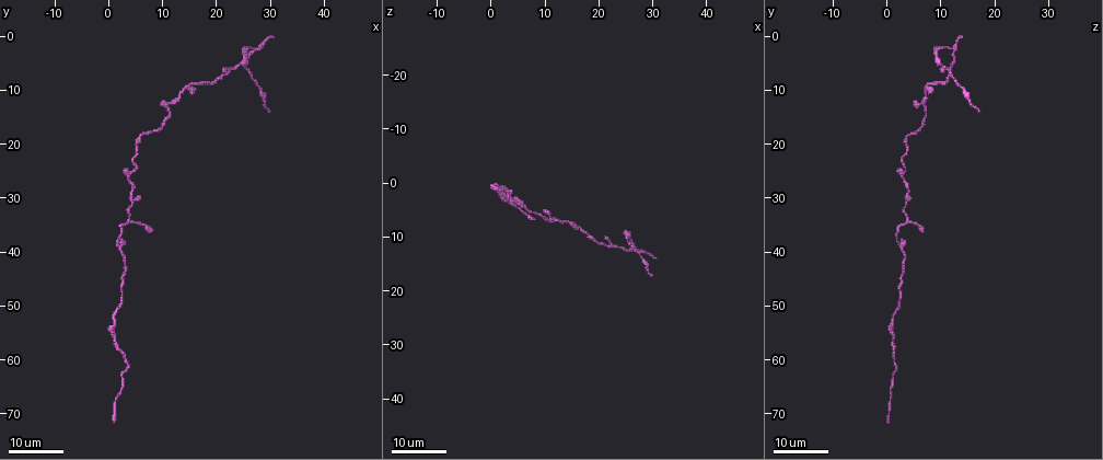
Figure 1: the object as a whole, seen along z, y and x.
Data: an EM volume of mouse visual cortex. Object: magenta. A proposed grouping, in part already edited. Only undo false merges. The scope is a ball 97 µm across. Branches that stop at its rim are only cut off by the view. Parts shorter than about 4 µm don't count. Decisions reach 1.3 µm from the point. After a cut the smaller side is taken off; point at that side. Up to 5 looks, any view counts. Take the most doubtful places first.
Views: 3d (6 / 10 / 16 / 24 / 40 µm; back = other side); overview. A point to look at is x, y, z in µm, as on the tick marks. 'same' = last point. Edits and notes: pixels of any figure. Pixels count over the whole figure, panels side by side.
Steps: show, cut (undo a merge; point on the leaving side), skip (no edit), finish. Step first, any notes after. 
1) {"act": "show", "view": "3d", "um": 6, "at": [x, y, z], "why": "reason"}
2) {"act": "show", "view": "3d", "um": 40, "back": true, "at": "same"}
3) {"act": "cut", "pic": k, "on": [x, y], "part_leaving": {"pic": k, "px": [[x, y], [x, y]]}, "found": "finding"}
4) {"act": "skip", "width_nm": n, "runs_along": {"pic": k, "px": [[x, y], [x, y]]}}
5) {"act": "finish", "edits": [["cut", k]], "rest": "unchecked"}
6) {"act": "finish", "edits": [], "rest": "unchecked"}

{"act": "show", "view": "3d", "um": 24, "at": [4.0, 34.5, 4.0], "why": "thin arm on a thick one"}

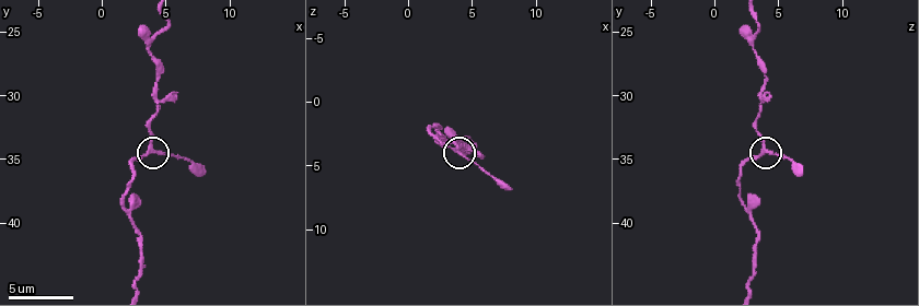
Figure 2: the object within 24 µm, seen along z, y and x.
{"act": "show", "view": "3d", "um": 6, "at": [3.8, 34.6, 3.8], "why": "closer look"}

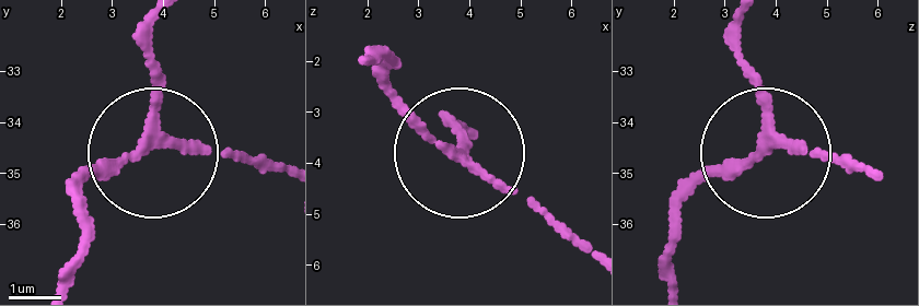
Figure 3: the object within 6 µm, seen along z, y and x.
{"act": "skip", "side_arm_um": 6, "arms": 3, "found": "one cell here"}

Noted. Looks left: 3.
{"act": "show", "view": "3d", "um": 24, "at": [16.5, 9.0, 8.5]}

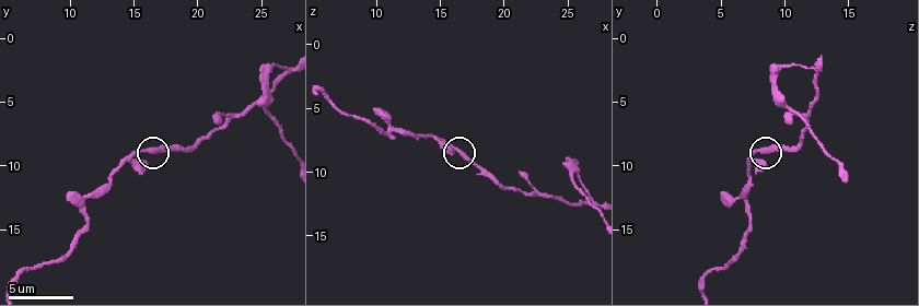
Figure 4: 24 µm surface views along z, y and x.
{"act": "show", "view": "3d", "um": 6, "at": [16.8, 9.0, 8.4]}

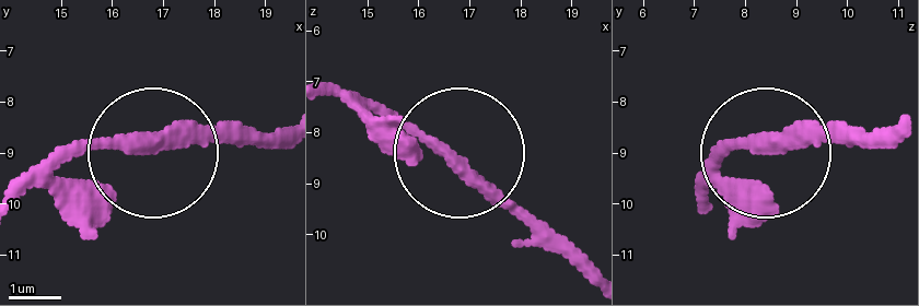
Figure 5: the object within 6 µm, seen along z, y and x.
{"act": "skip", "found": "one cell here"}

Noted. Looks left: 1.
{"act": "finish", "edits": [], "rest": "unchecked"}

